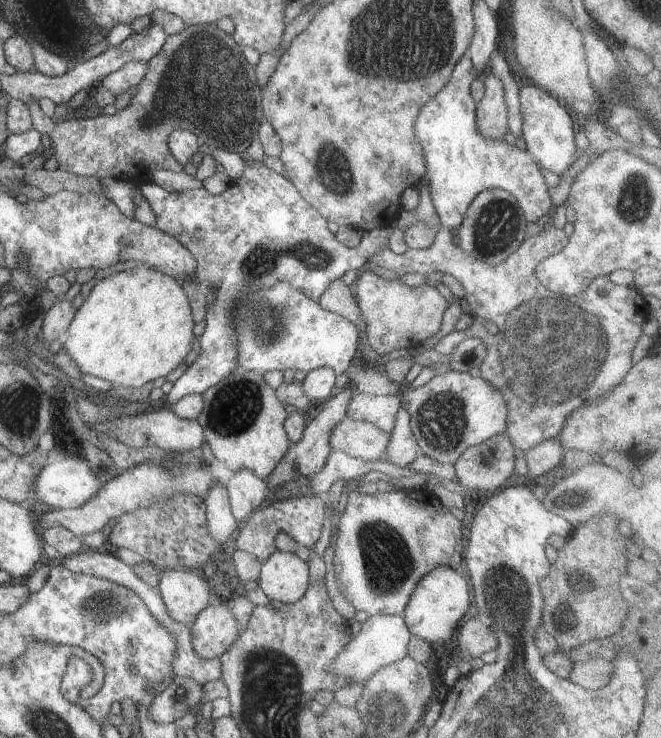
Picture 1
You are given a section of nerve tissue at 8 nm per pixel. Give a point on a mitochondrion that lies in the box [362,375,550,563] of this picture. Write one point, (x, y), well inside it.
(440, 417)

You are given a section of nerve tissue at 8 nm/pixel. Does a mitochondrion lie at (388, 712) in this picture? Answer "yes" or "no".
yes

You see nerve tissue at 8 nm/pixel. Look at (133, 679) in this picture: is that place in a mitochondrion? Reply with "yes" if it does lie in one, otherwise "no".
no

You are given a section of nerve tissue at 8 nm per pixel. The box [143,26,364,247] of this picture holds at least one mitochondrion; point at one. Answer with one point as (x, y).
(334, 173)

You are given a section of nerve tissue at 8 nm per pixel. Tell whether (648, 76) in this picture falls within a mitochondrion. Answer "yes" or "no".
no

